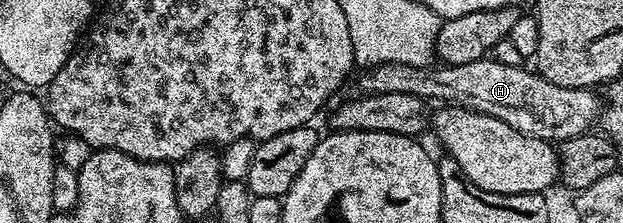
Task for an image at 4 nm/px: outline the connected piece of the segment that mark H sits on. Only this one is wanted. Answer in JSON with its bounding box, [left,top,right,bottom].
[359,58,601,142]

